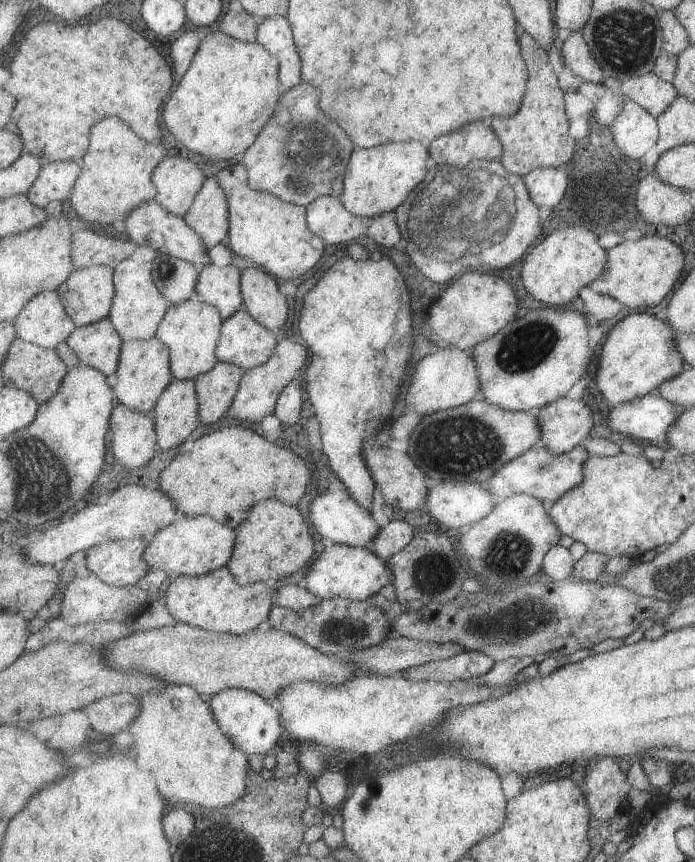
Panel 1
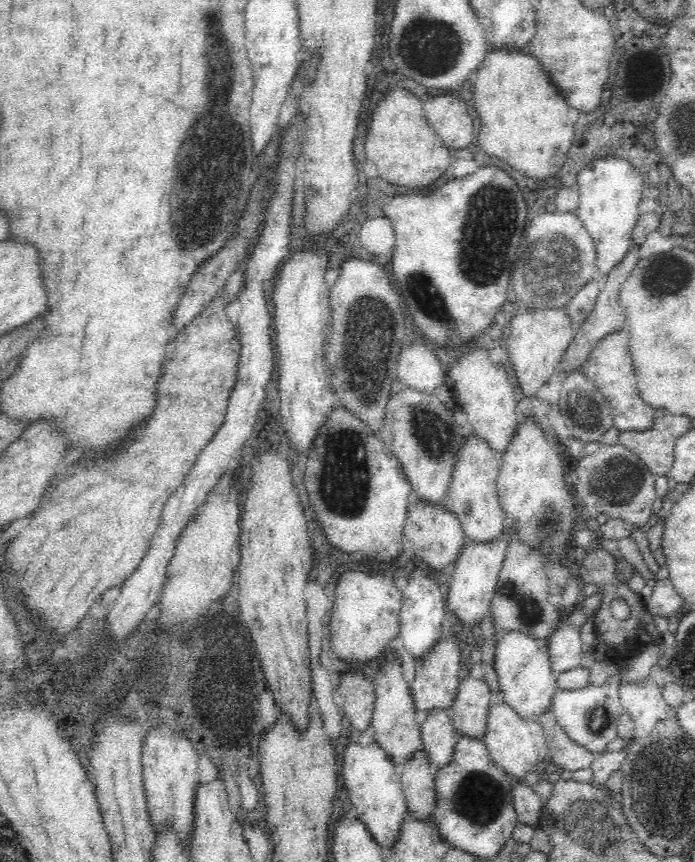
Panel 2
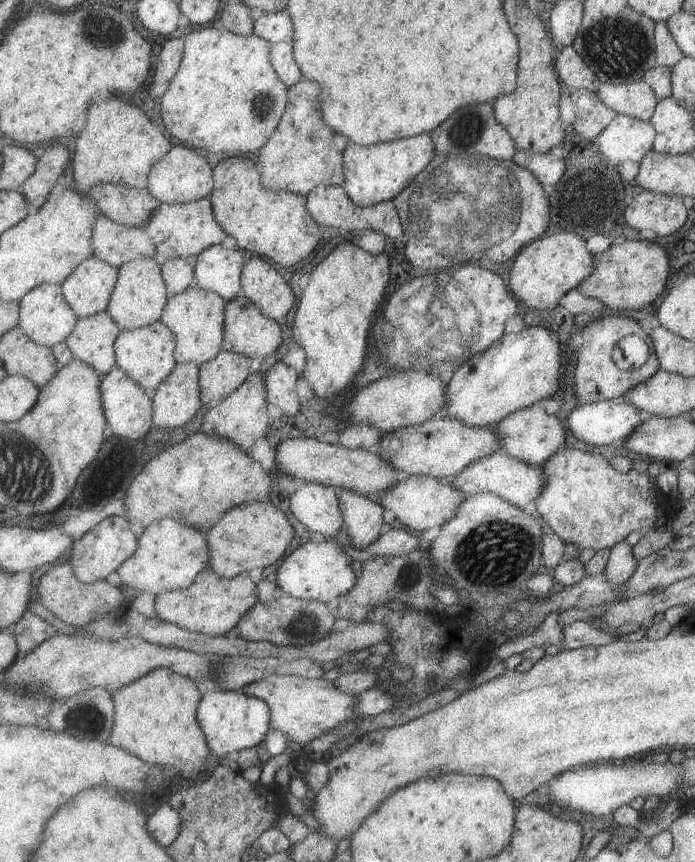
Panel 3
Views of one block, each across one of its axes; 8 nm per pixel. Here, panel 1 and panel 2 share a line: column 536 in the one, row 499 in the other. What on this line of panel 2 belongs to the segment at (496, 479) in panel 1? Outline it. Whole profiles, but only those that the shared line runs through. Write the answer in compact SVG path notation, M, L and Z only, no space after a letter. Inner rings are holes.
M471 434L462 446L461 458L452 474L450 490L445 498L445 508L460 523L468 542L490 544L502 537L507 526L504 513L501 512L496 494L497 478L500 472L500 457L486 445L483 439Z

